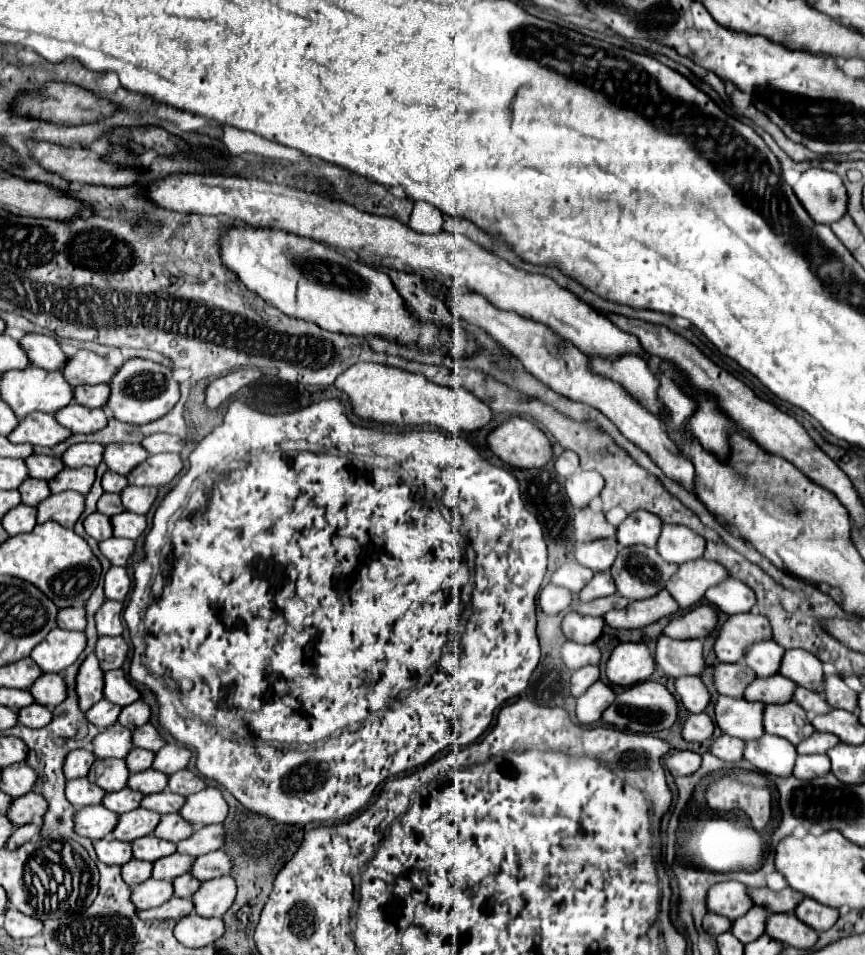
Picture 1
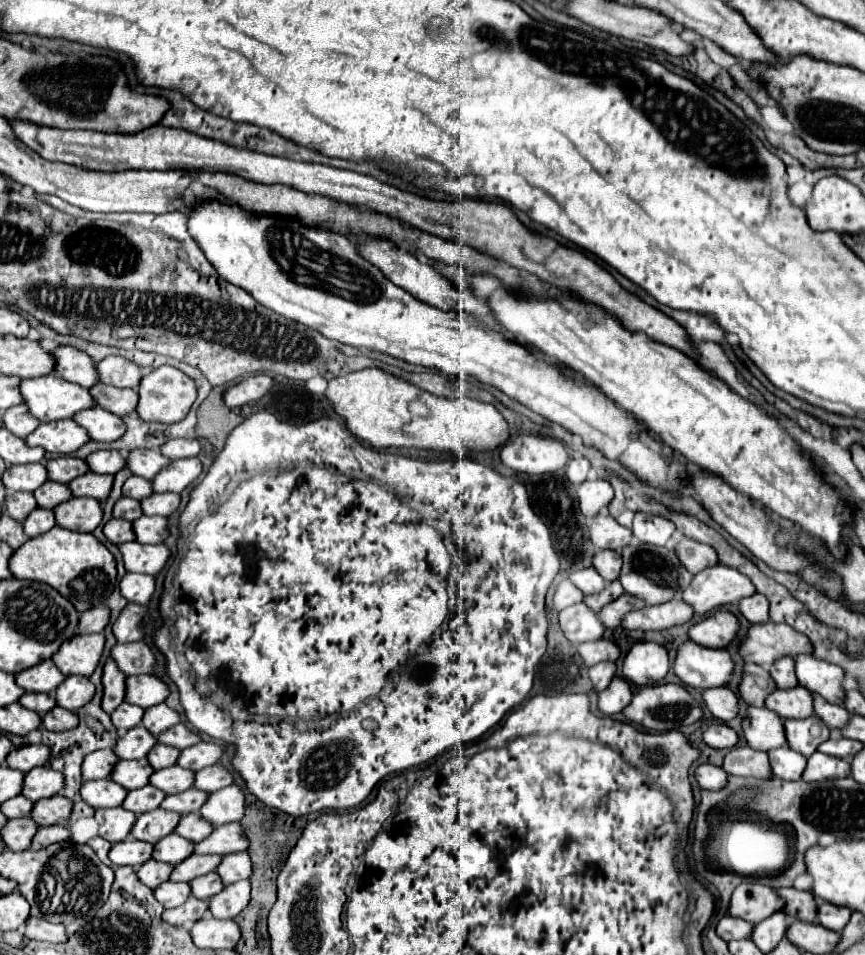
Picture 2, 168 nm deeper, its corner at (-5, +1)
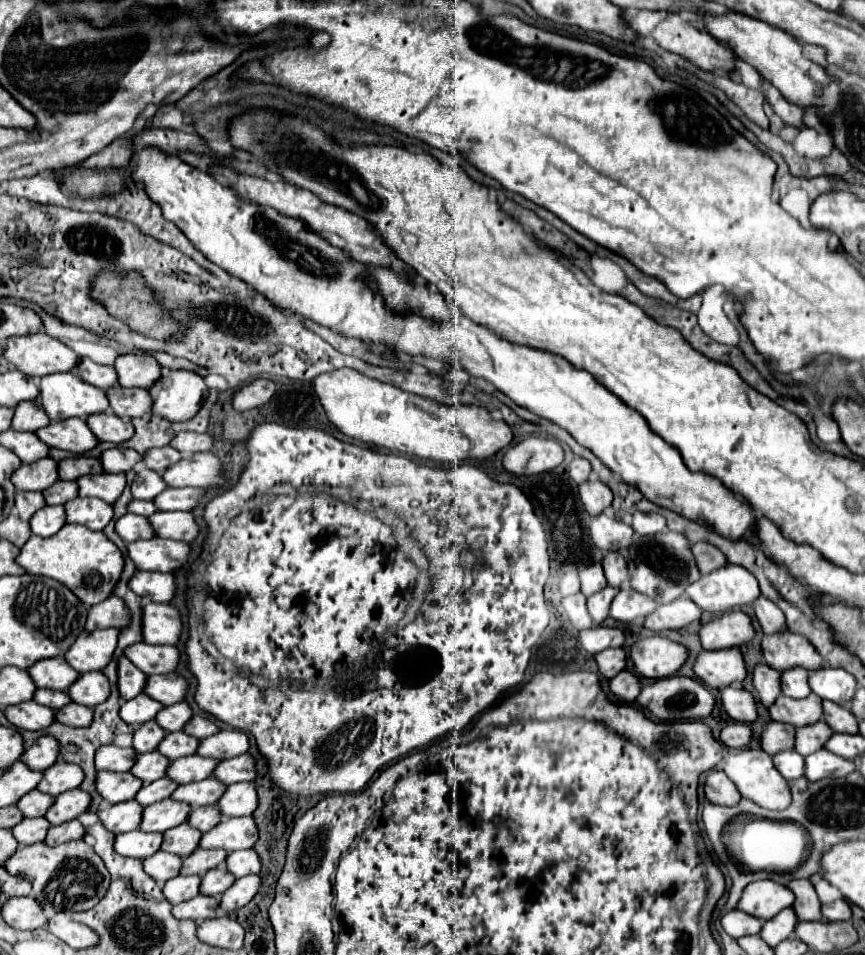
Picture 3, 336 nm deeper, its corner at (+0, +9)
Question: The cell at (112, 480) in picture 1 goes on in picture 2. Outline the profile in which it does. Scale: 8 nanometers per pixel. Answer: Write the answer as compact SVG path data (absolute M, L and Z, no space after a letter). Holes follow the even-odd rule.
M133 475L133 477L129 477L129 479L125 481L125 485L123 485L123 495L141 501L141 499L153 495L153 483L147 481L147 479L143 479L143 477Z

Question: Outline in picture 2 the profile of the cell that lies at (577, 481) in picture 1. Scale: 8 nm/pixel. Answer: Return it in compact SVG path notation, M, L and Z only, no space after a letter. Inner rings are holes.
M587 479L577 487L581 513L585 517L595 517L613 499L613 487L605 479Z

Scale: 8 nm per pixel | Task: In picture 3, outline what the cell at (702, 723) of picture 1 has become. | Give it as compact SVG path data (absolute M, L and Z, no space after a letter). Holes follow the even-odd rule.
M730 723L720 731L720 741L732 749L746 747L750 743L750 739L752 739L752 731L744 723Z

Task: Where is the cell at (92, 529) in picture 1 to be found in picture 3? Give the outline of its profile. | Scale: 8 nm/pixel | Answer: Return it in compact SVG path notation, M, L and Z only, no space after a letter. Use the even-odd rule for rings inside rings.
M126 513L122 515L118 521L116 521L116 533L126 541L138 541L138 539L152 539L154 537L154 531L148 523L146 517L140 517L140 515L132 515L132 513Z

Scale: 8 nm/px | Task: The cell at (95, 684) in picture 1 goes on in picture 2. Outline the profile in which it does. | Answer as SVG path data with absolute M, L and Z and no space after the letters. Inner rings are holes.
M109 659L103 669L103 687L105 687L103 709L107 713L115 711L115 707L119 707L125 701L125 679L127 679L127 675L123 671L119 671L119 667L113 659Z

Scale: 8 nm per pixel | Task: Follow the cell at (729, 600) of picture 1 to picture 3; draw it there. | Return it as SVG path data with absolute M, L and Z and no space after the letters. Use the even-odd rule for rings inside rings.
M760 595L752 603L752 609L754 609L754 615L758 617L758 623L762 625L764 633L774 633L774 631L780 631L780 629L786 627L786 619L784 619L782 611L770 599L766 599L766 597Z

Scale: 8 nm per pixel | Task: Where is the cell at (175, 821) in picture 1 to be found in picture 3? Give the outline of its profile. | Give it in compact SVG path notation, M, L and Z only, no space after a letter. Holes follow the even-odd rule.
M216 805L194 807L194 809L190 811L190 815L188 815L188 823L190 823L194 829L202 831L202 833L210 831L212 827L216 827L216 825L220 823L220 819L222 819L222 815L220 815L220 811L218 811Z

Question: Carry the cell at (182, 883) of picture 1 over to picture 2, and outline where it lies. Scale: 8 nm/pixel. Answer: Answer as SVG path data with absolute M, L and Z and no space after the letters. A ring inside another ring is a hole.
M207 873L207 875L201 875L197 877L195 881L191 881L191 893L197 897L197 899L211 899L213 895L217 895L219 891L223 891L223 883L219 879L217 873Z

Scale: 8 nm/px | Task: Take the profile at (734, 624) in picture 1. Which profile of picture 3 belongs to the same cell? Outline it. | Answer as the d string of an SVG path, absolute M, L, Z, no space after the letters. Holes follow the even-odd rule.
M790 629L764 635L760 645L764 661L776 671L784 671L794 665L816 671L822 665L822 657L818 655L818 651L814 651L814 645L804 635L796 635Z

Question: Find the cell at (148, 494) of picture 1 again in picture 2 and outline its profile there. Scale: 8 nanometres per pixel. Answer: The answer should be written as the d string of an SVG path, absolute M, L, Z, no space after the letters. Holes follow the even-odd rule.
M153 493L151 497L141 501L145 515L163 515L169 517L179 509L181 495L177 493Z

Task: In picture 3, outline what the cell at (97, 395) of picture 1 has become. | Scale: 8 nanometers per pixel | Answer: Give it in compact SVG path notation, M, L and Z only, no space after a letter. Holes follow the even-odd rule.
M114 385L106 389L106 397L110 401L110 409L120 415L122 419L132 419L132 417L142 417L150 413L150 393L148 389L132 387L124 389L120 385Z

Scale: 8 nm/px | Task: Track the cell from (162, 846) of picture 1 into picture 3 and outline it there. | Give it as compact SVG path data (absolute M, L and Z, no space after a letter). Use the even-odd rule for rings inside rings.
M182 823L164 833L164 841L162 841L160 849L166 853L180 855L180 857L188 857L198 847L200 837L202 837L202 833L198 829L190 827L188 823Z

